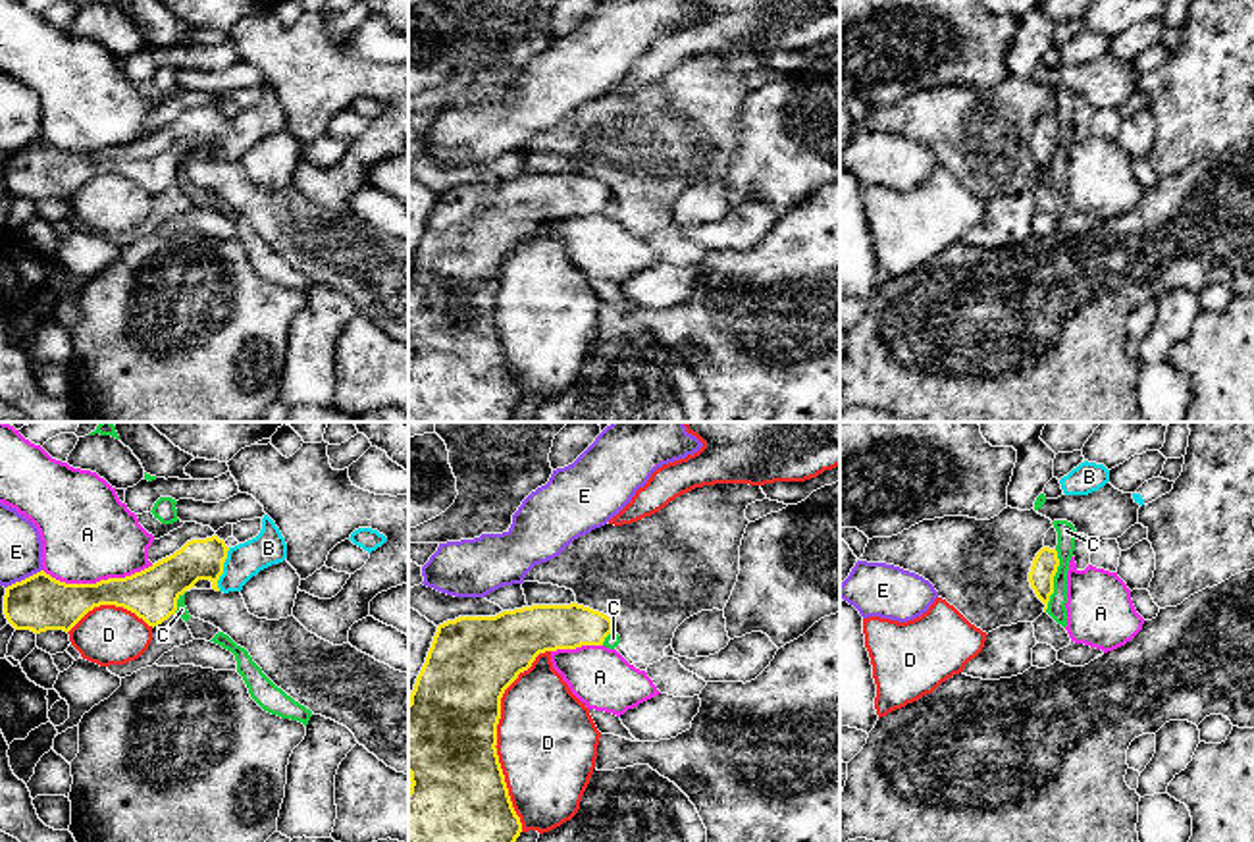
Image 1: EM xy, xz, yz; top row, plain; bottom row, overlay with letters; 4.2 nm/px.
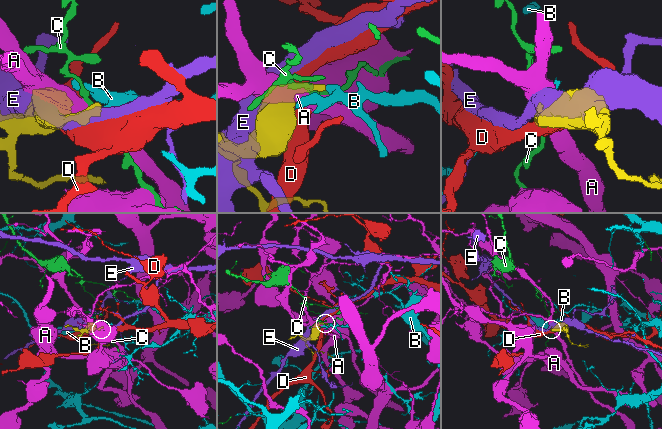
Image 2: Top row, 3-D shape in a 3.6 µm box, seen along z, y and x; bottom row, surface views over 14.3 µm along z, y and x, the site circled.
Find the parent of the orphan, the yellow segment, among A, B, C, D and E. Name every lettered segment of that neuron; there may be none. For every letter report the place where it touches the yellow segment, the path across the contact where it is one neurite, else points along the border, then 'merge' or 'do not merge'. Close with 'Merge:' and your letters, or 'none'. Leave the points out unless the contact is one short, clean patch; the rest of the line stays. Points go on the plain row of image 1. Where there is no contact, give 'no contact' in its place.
A: xy (97, 151) | do not merge
B: xy (222, 137) | across xy (199, 128), (212, 128), (222, 137), (234, 135), (268, 116) | merge
C: yz (1052, 149) | along yz (1056, 118), (1054, 160), (1044, 180) | do not merge
D: xz (496, 305) | do not merge
E: xy (26, 147) | do not merge
Merge: B

